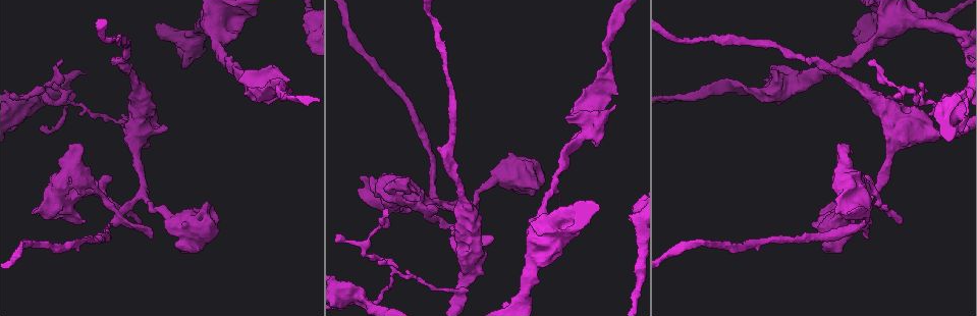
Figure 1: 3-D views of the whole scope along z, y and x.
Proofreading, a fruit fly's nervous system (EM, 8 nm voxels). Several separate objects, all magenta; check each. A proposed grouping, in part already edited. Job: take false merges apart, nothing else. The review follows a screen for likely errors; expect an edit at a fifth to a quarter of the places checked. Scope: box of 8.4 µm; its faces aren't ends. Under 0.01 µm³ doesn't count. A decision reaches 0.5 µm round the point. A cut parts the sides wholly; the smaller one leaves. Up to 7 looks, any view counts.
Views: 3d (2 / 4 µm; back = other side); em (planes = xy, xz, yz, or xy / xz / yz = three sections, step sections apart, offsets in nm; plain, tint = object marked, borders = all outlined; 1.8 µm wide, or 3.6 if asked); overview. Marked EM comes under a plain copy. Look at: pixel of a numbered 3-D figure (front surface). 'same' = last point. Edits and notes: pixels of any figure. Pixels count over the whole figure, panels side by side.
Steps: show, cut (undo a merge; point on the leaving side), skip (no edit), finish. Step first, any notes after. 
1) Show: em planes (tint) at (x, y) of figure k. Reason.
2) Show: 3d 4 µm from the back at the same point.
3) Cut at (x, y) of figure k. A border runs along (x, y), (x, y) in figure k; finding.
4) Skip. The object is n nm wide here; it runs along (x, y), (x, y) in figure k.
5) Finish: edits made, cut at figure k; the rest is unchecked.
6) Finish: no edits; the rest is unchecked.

Show: em xz step 4 (tint) at (462, 291) of figure 1. Arms part here.

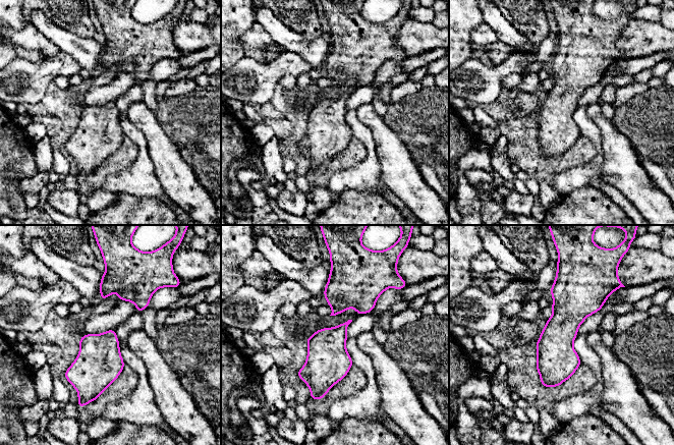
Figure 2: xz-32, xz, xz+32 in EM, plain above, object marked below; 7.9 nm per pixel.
Show: em planes (tint) at the same point.

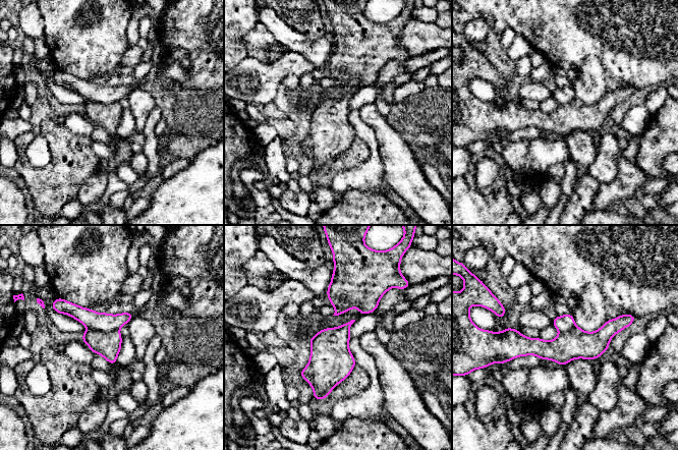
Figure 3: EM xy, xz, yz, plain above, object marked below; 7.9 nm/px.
Cut at (91, 319) of figure 3. The part that leaves runs along (58, 307), (92, 320), (129, 315) in figure 3; two neurons meet here.

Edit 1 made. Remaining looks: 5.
Show: overview. See it whole again.

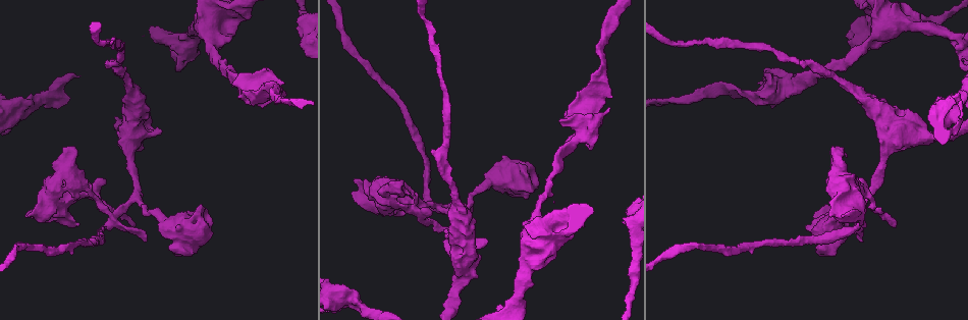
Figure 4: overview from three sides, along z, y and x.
Show: 3d 2 µm at (111, 218) of figure 4. A fork.

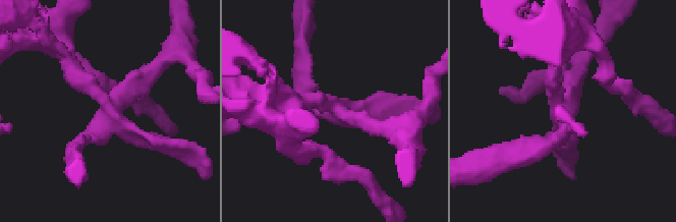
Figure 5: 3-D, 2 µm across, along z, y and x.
Show: em xy step 16 (tint) at (338, 109) of figure 5.

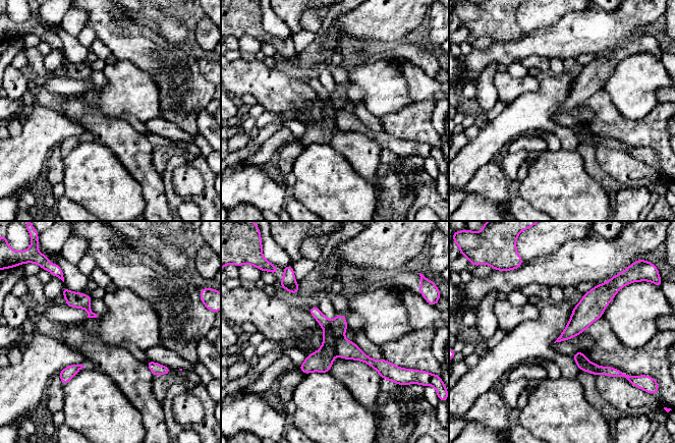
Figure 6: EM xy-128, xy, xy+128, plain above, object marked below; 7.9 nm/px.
Show: em planes (tint) at the same point. Cut it another way.

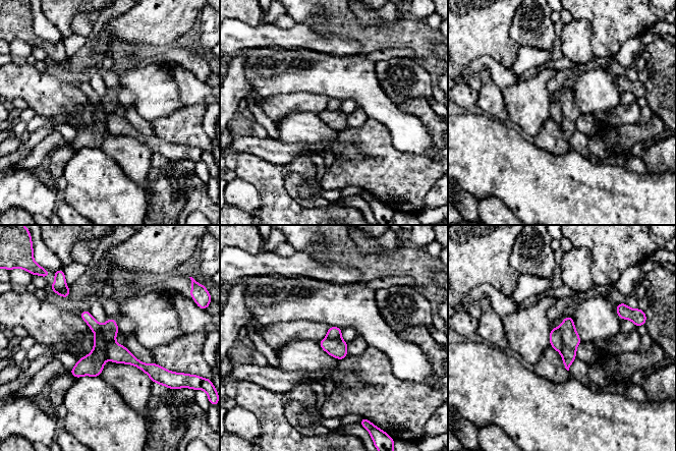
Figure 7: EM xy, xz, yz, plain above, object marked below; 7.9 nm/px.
Cut at (555, 337) of figure 7. A border runs along (558, 328), (561, 334), (561, 354) in figure 7; a second neuron is stuck on.

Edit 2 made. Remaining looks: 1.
Finish: edits made, cut at figure 3, cut at figure 7; the rest is unchecked.

